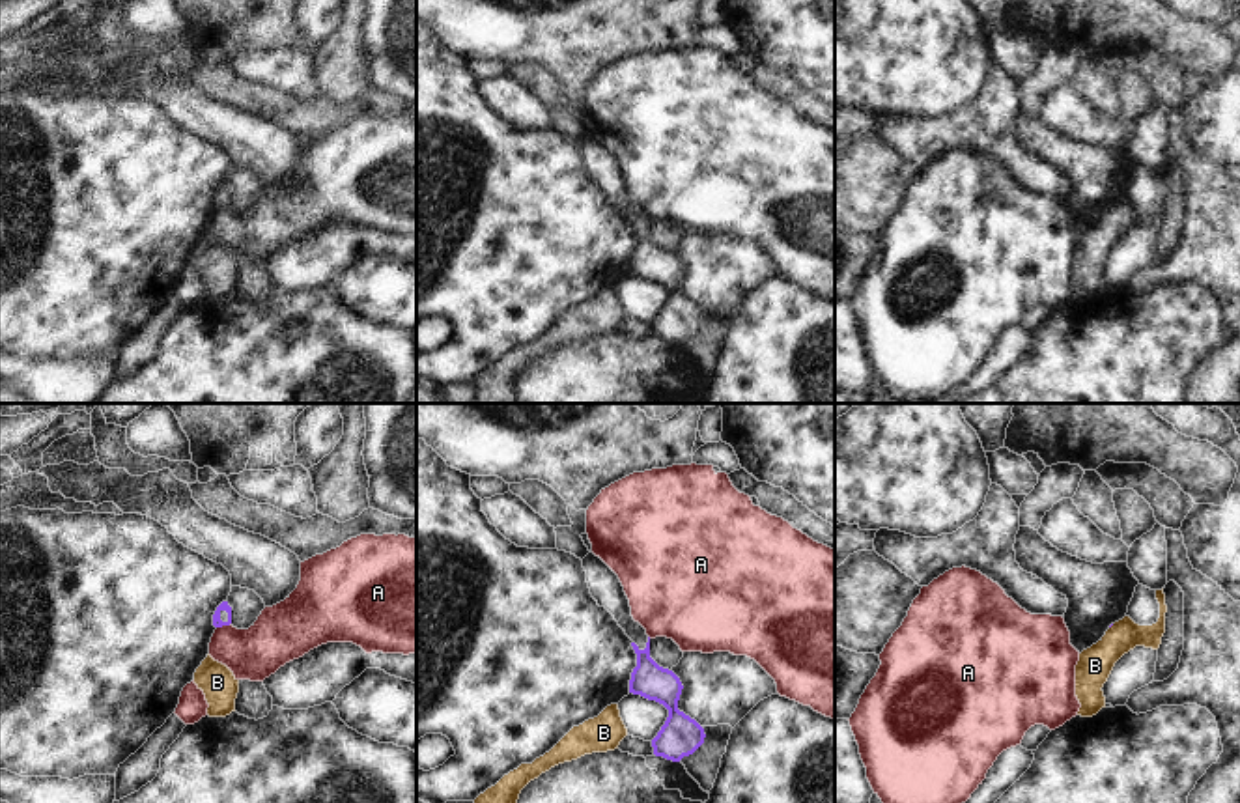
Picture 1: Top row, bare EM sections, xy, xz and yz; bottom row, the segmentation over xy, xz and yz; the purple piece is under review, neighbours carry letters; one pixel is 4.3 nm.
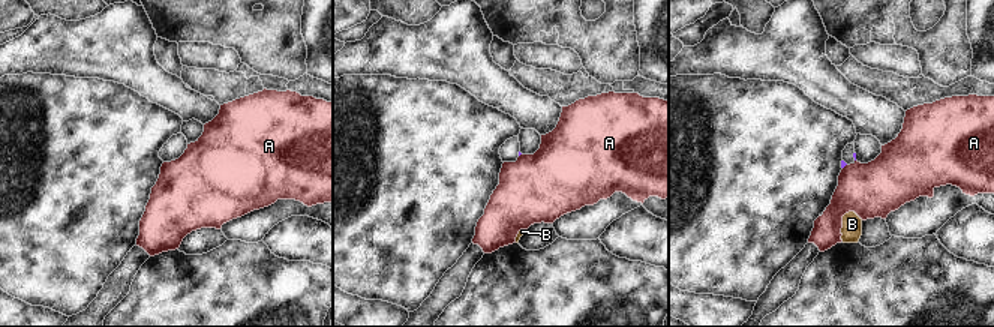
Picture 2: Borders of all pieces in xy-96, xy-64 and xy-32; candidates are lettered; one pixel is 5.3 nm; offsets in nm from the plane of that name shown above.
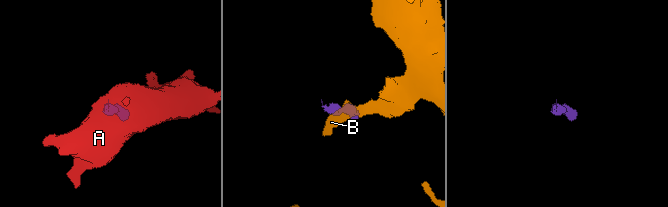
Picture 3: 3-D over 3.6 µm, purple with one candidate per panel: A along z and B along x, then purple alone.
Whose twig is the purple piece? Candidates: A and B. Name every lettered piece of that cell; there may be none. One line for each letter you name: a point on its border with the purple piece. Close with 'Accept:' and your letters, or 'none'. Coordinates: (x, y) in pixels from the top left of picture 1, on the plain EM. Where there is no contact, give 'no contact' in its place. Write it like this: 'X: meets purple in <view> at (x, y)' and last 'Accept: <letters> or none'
Accept: none

